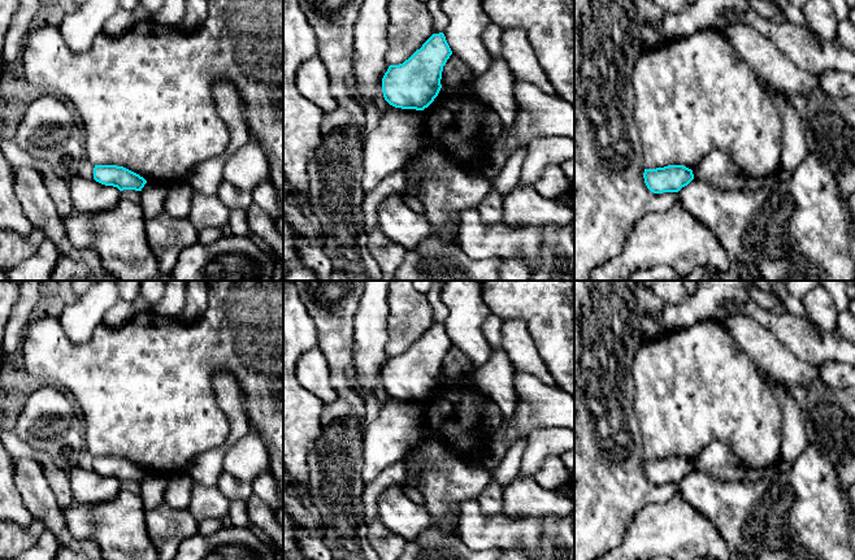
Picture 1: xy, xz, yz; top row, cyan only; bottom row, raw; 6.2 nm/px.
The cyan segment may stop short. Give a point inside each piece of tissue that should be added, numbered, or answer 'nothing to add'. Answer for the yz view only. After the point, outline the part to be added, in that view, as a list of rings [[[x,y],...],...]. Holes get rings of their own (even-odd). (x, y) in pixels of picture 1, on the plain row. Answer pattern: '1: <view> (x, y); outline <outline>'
nothing to add

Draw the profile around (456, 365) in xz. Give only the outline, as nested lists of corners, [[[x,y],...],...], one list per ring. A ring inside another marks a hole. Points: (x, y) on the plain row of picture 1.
[[[452,343],[443,357],[440,375],[443,381],[470,379],[474,369],[473,363]]]

